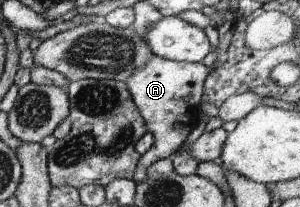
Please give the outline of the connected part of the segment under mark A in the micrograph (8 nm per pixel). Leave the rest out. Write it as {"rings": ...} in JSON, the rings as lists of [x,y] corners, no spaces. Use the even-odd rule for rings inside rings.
{"rings":[[[153,54],[140,69],[133,70],[125,84],[154,137],[154,145],[140,155],[133,180],[147,179],[148,167],[178,152],[199,121],[199,106],[204,98],[204,82],[211,71],[202,62],[180,62]]]}

